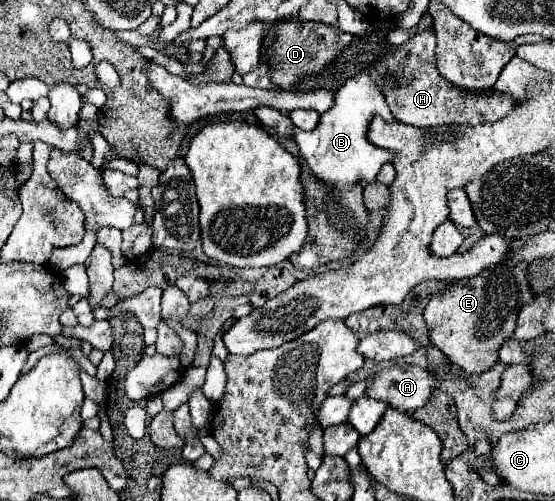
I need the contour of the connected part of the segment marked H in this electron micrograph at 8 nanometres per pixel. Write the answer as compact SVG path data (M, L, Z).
M433 30L417 32L409 42L399 46L393 54L385 54L373 68L381 74L379 86L387 98L391 114L403 124L417 128L433 128L443 124L463 124L477 126L485 122L495 122L513 110L513 98L501 92L467 92L453 86L439 76L435 68L435 38Z

